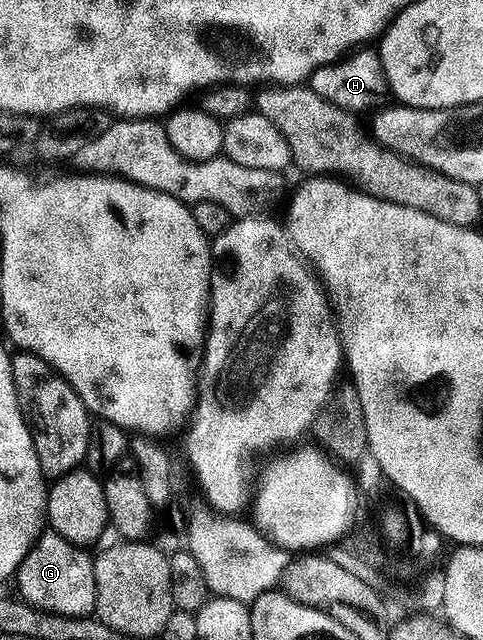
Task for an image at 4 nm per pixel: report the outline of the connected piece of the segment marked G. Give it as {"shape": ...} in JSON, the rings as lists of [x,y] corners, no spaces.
{"shape":[[[47,528],[40,534],[20,564],[17,571],[18,578],[18,597],[45,613],[75,618],[94,615],[97,596],[95,559],[84,547],[74,546],[56,530]]]}

